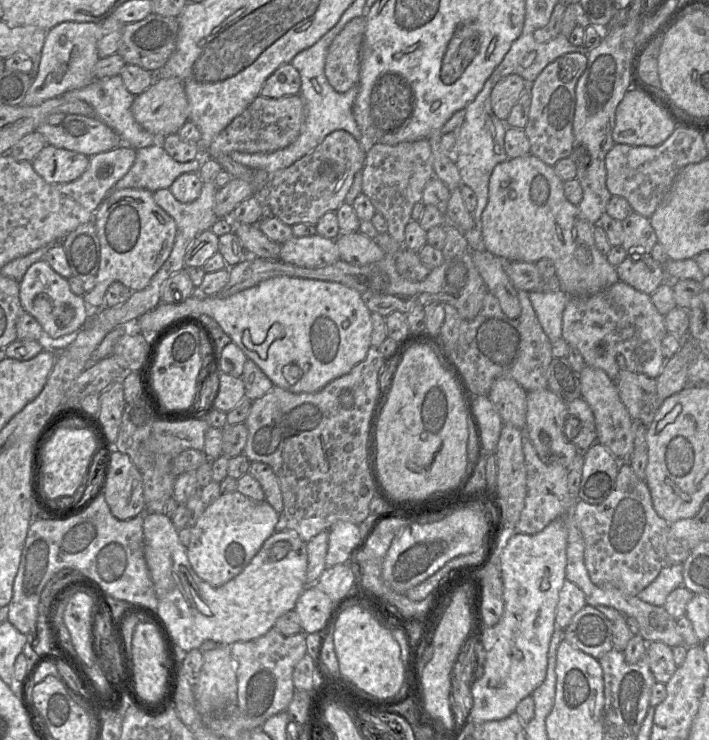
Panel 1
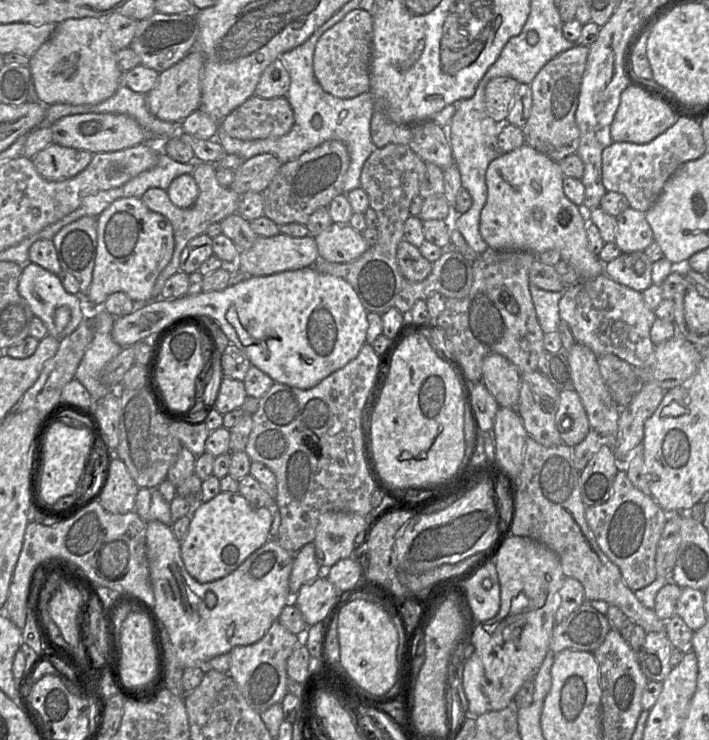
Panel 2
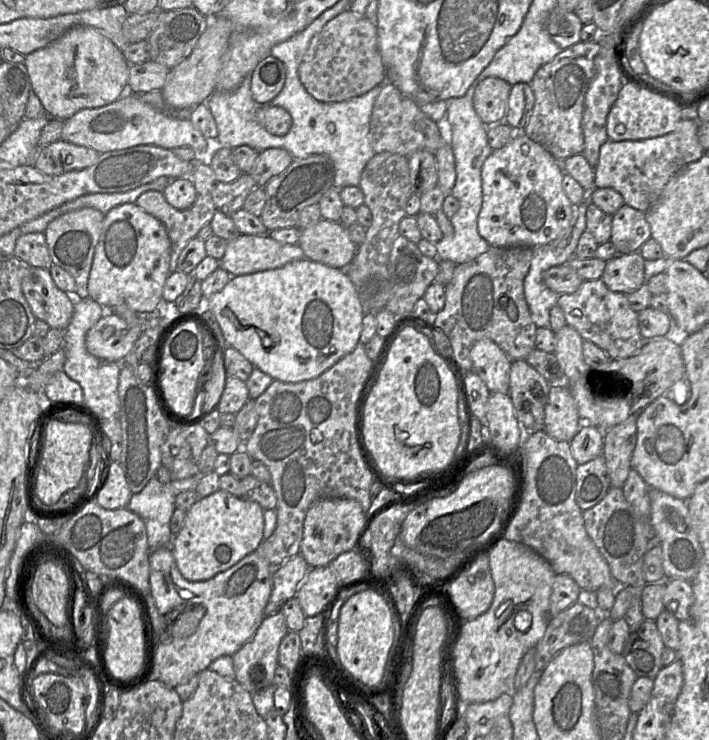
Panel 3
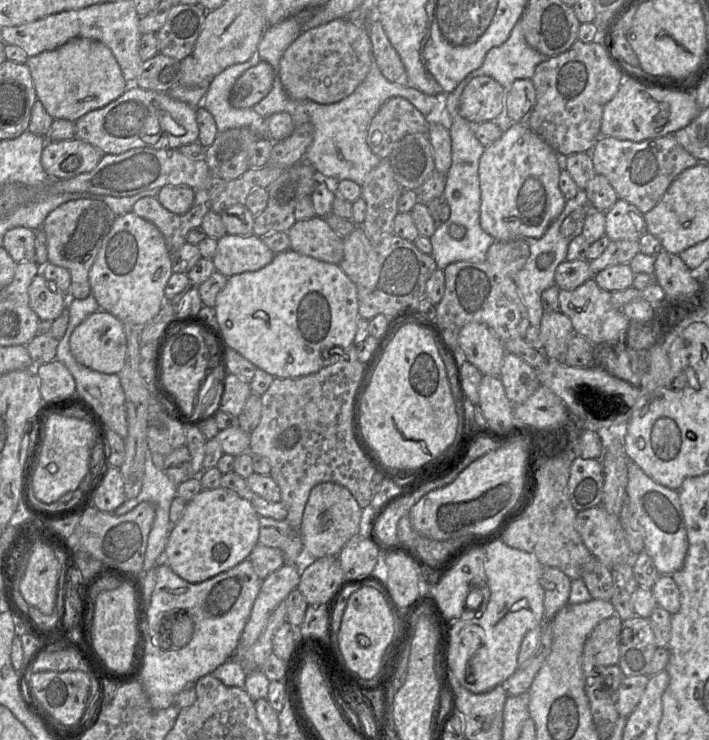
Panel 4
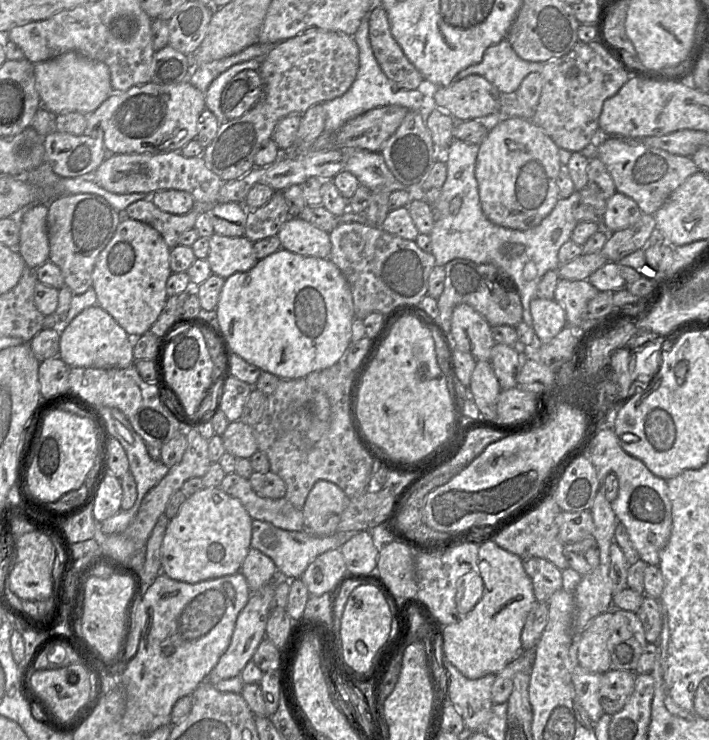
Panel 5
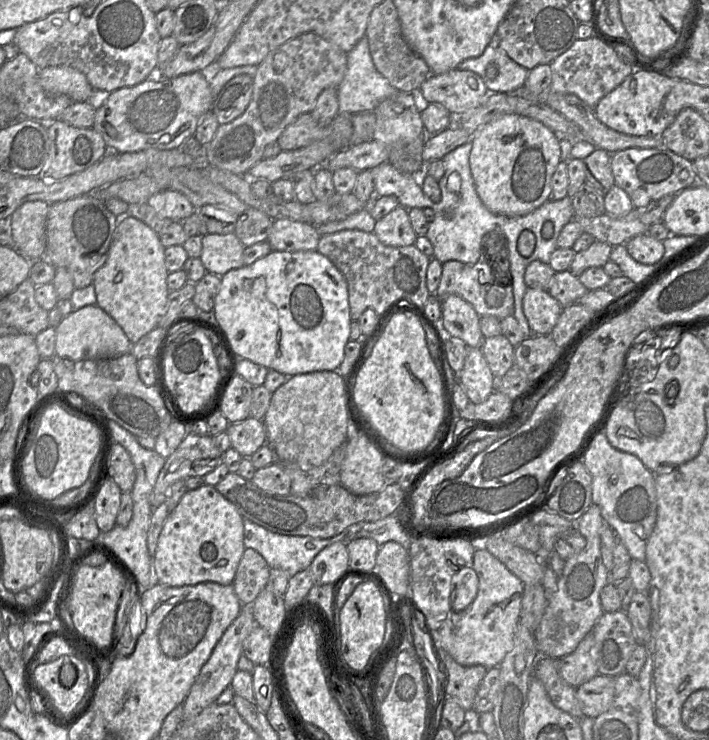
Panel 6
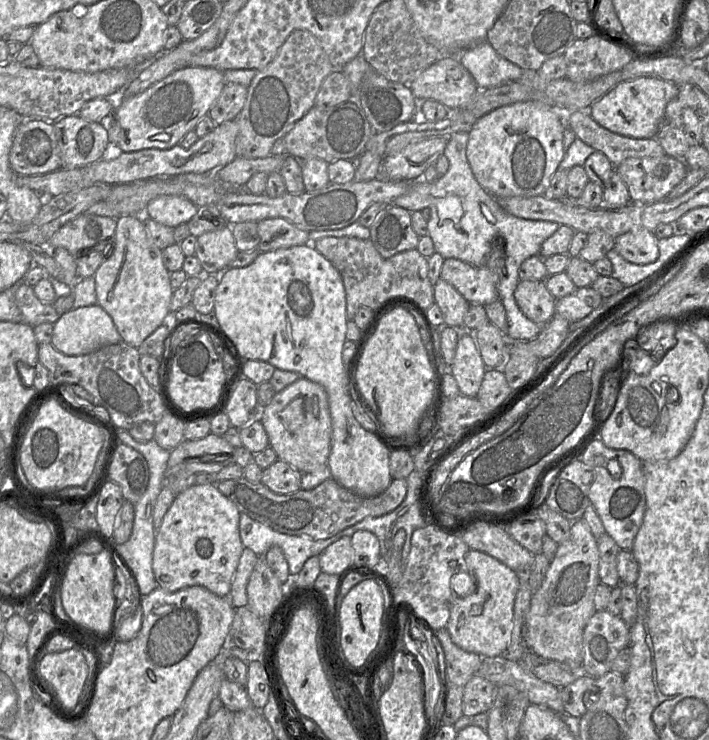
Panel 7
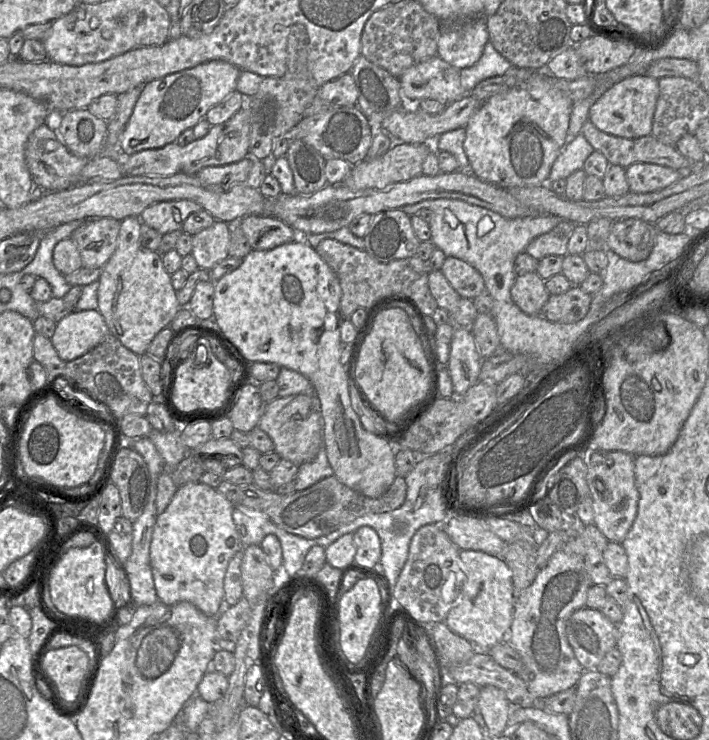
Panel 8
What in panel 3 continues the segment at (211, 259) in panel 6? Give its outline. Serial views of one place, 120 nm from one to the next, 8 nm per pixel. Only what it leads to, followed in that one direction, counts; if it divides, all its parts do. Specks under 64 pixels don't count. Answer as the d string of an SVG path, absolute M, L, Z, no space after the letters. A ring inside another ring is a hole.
M241 234L227 243L220 267L235 277L280 268L303 258L303 250L298 244L281 243L268 234Z

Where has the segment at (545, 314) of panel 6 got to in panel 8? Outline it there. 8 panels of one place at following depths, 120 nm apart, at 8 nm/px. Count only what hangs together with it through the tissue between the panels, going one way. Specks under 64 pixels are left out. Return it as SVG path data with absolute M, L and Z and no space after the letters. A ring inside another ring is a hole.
M537 272L517 275L511 287L514 303L526 314L540 315L550 297L543 280Z

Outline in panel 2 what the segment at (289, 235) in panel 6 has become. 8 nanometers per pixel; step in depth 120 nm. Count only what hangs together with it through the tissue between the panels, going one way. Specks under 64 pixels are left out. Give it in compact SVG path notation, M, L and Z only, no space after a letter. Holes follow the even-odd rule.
M333 222L314 238L319 259L331 263L352 262L369 248L362 234L349 224Z

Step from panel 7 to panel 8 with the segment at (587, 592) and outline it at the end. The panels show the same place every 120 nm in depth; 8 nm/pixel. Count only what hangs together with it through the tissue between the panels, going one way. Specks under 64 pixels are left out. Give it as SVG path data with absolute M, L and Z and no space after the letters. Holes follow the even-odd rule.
M579 535L569 538L553 553L546 566L539 569L532 584L514 601L509 643L518 651L524 663L523 670L516 674L524 680L536 699L547 699L558 692L576 687L584 672L566 636L567 620L576 610L586 607L587 591L592 585L583 556L584 546Z

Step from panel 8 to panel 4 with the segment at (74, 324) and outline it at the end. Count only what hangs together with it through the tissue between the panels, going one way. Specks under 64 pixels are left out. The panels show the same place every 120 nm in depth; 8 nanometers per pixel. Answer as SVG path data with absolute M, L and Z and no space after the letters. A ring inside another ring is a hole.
M101 309L86 317L72 332L69 339L72 355L85 367L104 374L118 374L126 360L126 336L123 323Z

